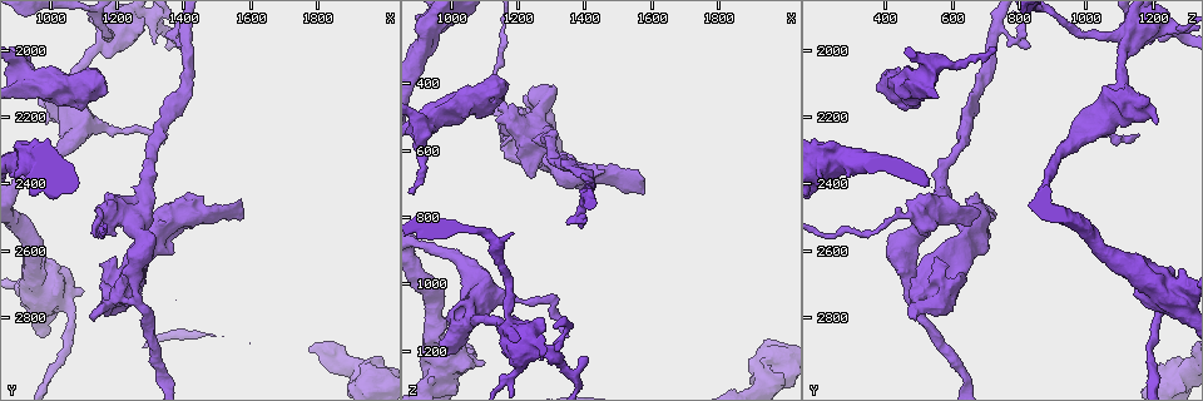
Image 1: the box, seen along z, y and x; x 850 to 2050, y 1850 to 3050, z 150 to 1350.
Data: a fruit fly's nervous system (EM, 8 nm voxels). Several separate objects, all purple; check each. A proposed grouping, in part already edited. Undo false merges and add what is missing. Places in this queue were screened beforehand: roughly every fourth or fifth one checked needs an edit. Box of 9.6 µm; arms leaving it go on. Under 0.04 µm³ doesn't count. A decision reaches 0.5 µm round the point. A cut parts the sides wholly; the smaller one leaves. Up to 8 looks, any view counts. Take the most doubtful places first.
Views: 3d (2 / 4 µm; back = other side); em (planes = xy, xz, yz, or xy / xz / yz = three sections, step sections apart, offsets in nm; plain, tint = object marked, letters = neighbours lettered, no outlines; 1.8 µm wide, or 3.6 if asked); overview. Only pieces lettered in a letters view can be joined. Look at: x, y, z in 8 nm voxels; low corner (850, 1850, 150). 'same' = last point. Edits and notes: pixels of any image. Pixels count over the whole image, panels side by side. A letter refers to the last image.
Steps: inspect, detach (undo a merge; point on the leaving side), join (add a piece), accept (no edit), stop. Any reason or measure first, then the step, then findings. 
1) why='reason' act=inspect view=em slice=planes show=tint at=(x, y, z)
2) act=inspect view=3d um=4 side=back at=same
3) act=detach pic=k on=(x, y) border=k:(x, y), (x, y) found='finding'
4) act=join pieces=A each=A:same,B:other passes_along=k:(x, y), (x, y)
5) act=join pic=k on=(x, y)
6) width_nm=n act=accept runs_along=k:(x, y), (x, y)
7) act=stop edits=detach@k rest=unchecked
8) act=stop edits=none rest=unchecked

why='abrupt turn' act=inspect view=em um=3.6 slice=planes show=letters at=(980, 2750, 1260)

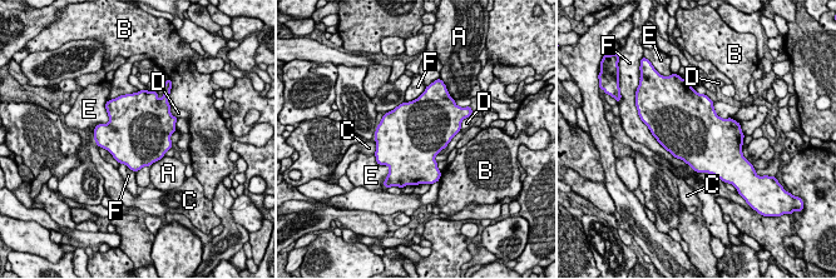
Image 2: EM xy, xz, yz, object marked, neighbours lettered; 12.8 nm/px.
width_nm=800 act=accept each=A:other,B:other,C:other,D:other,E:other,F:other border=2:(654, 136), (696, 172) found='one neuron here'

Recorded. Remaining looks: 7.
why='calibre changes' act=inspect view=em um=3.6 slice=xy step=4 show=letters at=(1170, 1980, 1130)

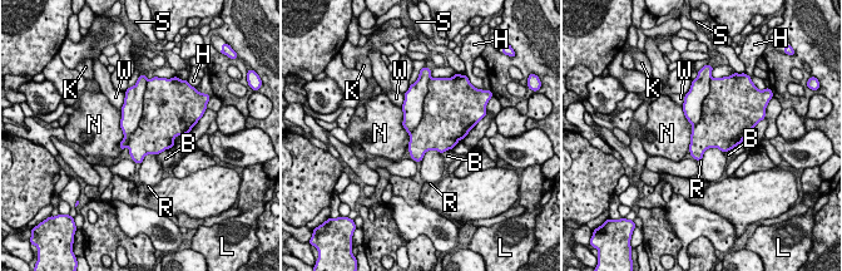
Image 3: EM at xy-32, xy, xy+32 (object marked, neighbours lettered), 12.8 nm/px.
why='another direction' act=inspect view=em um=3.6 slice=planes show=letters at=same

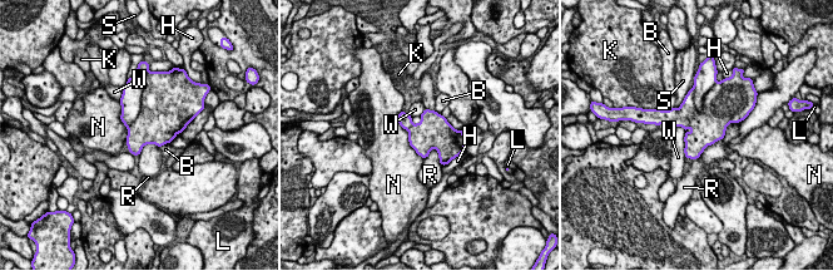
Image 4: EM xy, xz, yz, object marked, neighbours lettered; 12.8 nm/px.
width_nm=440 act=detach pic=4 on=(722, 104) each=B:other,H:other,K:other,L:other,N:other,R:other,S:other,W:other border=4:(710, 88), (698, 112) found='a second neuron is stuck on'

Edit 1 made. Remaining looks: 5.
why='branch stops here' act=inspect view=3d um=2 at=(1030, 2060, 470)

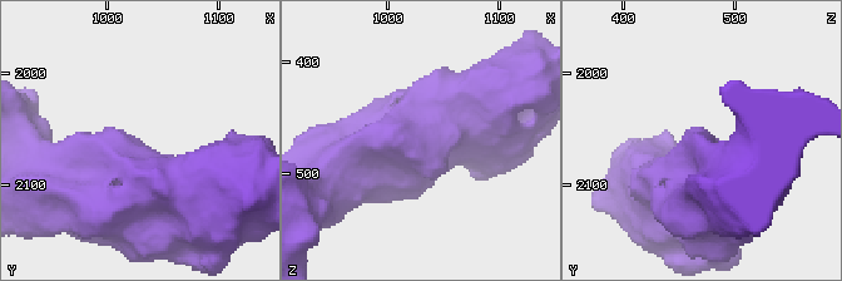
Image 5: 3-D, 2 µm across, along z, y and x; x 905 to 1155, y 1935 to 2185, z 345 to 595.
act=inspect view=em slice=planes show=tint at=(1032, 2062, 468)

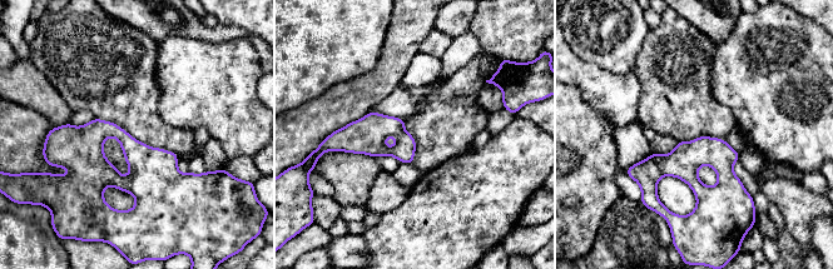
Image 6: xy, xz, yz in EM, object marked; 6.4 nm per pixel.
why='see the neighbours' act=inspect view=em slice=planes show=letters at=same

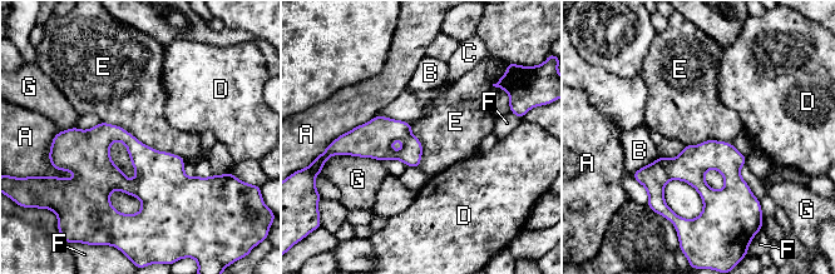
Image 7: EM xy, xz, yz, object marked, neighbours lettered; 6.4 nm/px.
act=accept each=A:other,B:other,C:other,D:other,E:other,F:other,G:other border=7:(100, 120), (183, 159) found='no lettered piece goes on from it'

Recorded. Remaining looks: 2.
act=stop edits=detach@4 rest=unchecked

